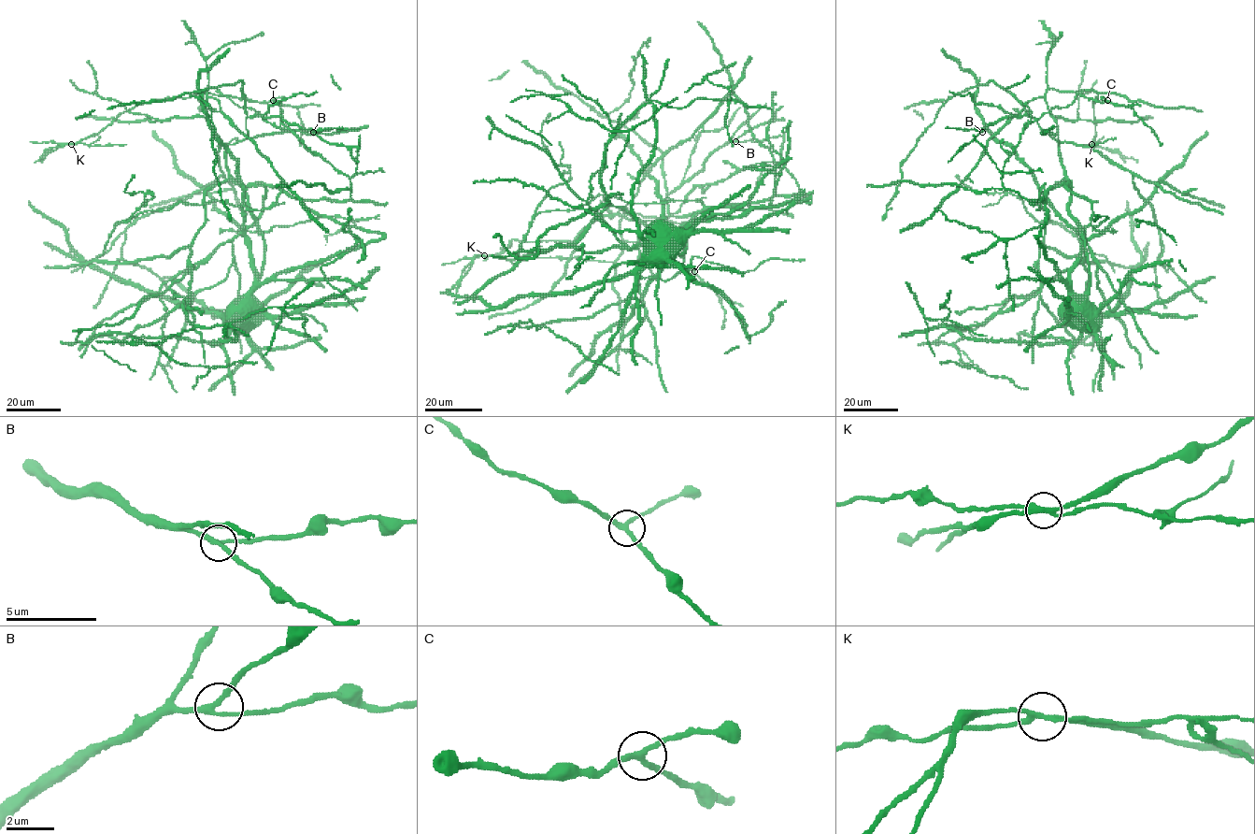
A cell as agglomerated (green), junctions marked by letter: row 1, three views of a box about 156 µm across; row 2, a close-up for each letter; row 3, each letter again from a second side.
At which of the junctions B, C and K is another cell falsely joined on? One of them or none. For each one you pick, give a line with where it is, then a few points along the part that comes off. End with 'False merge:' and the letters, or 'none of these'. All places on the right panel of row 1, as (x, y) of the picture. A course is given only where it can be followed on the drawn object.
K: Place: (1091, 144)
False merge: K

